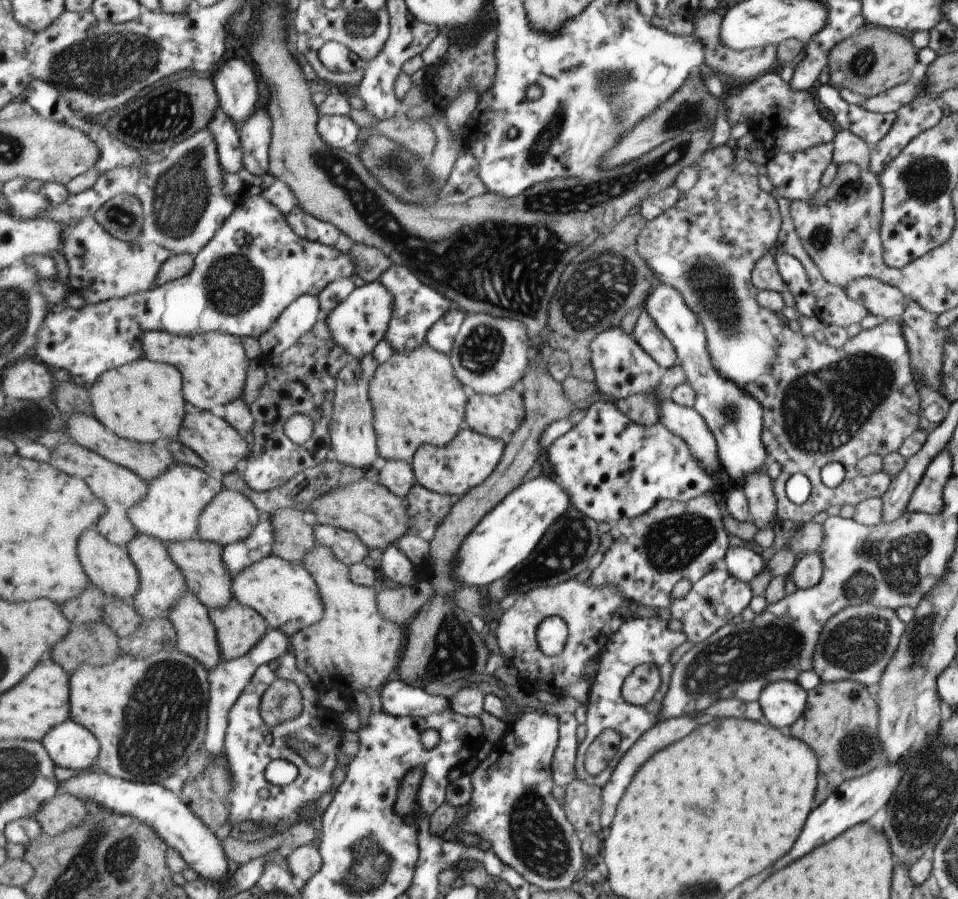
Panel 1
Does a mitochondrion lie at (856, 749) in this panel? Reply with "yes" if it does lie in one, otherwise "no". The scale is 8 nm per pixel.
yes

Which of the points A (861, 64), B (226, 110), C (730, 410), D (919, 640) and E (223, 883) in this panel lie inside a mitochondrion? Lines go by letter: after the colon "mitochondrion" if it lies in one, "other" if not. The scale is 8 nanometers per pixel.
A: mitochondrion
B: other
C: mitochondrion
D: mitochondrion
E: other

